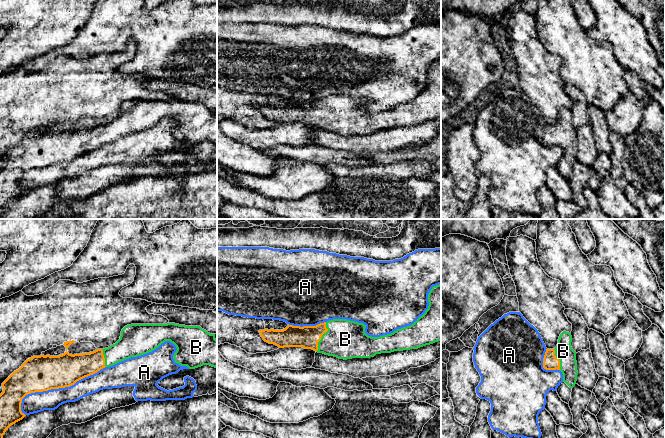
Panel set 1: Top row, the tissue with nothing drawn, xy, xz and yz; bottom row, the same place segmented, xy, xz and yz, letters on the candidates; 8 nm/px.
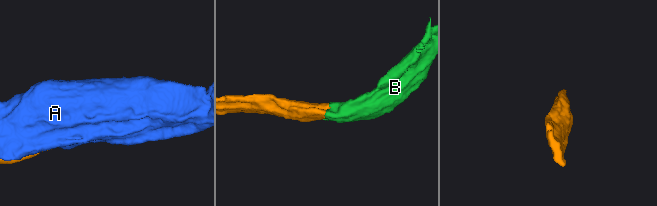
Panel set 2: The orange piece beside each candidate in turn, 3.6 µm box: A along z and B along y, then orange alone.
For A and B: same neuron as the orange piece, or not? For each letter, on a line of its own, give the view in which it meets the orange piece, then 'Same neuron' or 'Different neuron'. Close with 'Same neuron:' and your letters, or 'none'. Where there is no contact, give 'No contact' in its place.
A: Touches orange in xy. Different neuron
B: Touches orange in xz. Same neuron
Same neuron: B

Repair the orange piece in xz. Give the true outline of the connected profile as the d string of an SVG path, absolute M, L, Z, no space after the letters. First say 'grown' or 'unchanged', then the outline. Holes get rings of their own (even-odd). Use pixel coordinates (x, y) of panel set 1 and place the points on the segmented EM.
grown; M441 284L433 286L428 294L429 306L412 325L397 329L391 334L371 337L365 333L366 325L347 319L333 319L316 326L289 325L283 330L259 330L263 340L279 348L302 347L339 359L370 358L376 354L418 349L441 341Z

